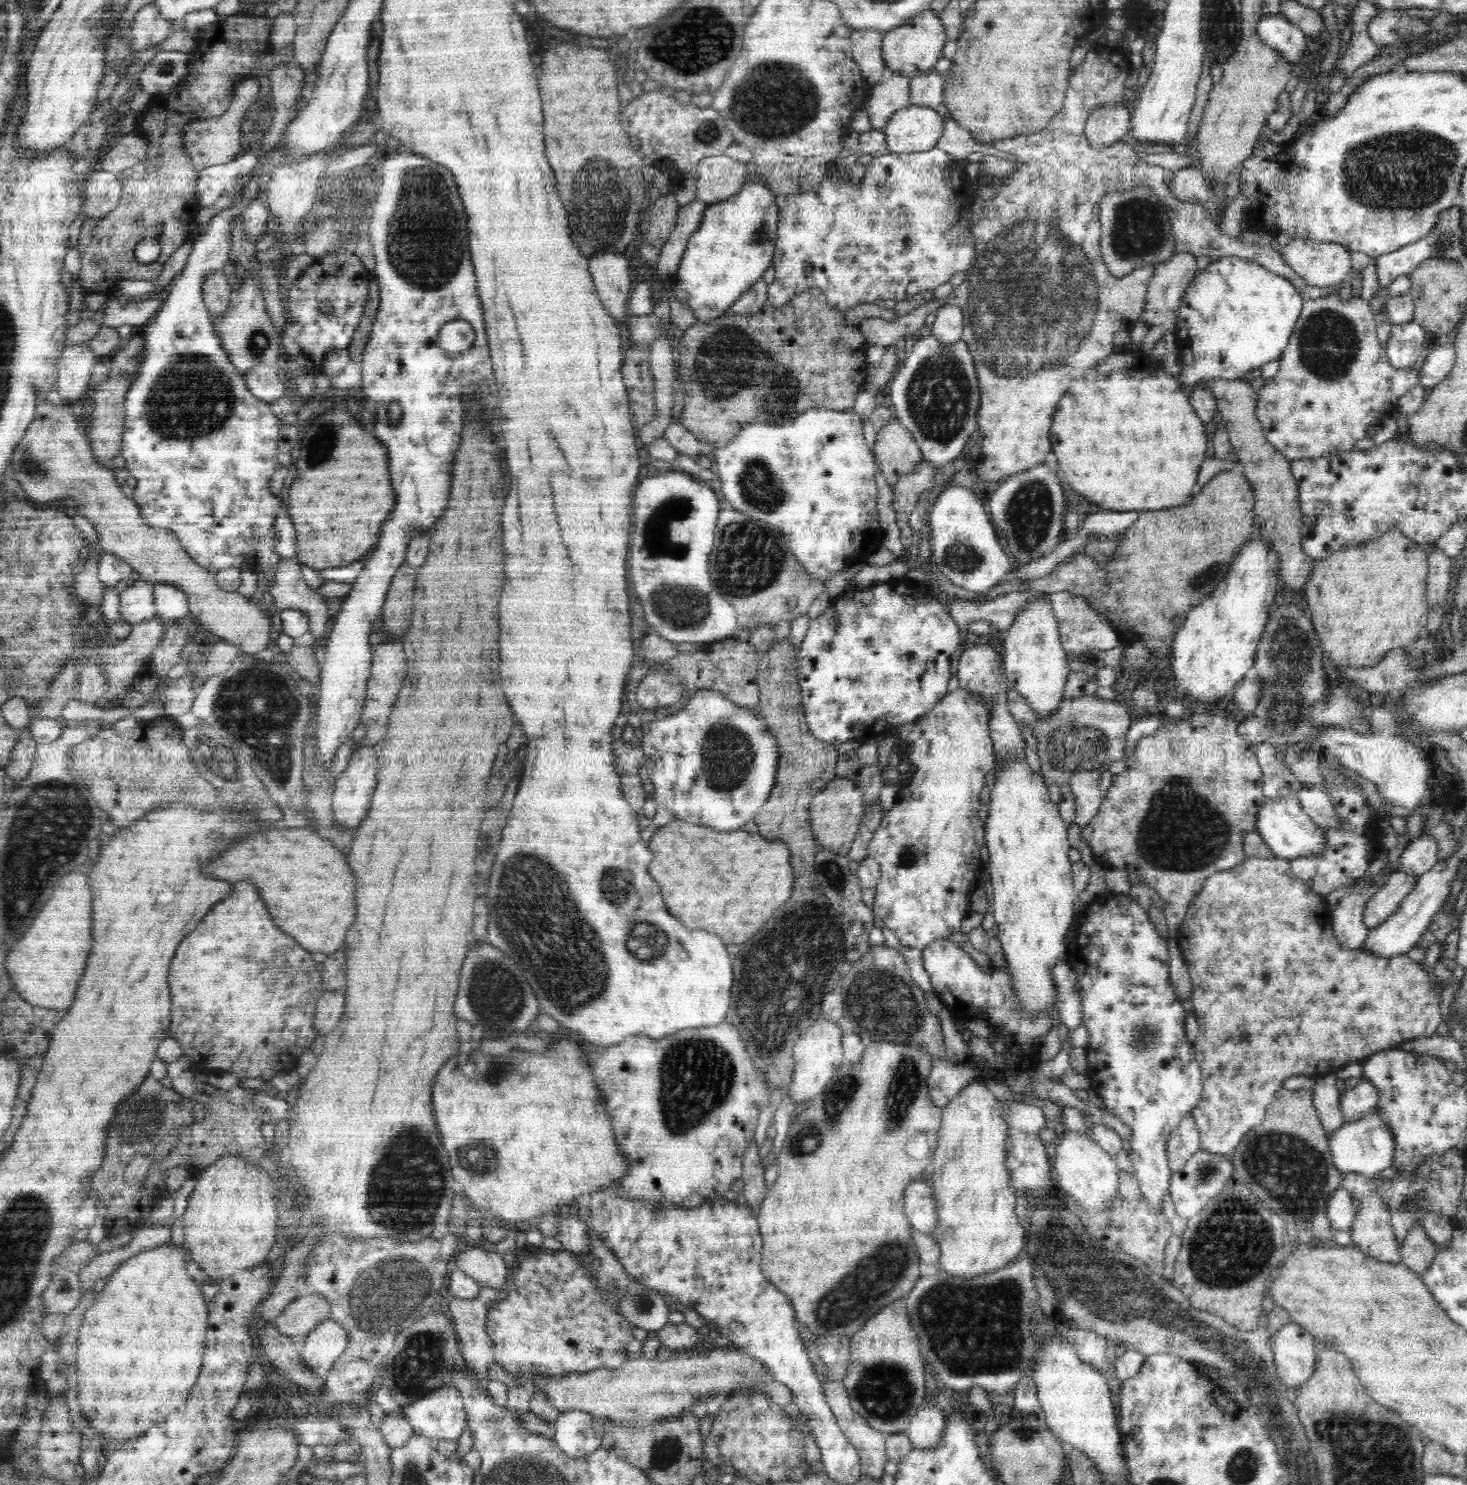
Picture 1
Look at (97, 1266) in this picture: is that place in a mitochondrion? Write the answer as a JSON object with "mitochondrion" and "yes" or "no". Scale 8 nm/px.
{"mitochondrion":"no"}

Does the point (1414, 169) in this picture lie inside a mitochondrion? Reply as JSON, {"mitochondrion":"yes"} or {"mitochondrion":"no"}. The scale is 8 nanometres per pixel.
{"mitochondrion":"yes"}

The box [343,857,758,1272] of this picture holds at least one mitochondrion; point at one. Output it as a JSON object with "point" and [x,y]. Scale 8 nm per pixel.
{"point":[406,1189]}

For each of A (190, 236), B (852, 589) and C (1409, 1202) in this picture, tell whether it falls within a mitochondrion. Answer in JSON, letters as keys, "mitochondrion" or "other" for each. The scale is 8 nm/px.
{"A":"other","B":"other","C":"other"}

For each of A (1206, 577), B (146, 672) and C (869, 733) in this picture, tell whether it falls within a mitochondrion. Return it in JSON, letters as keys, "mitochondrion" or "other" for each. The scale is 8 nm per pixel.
{"A":"mitochondrion","B":"other","C":"other"}

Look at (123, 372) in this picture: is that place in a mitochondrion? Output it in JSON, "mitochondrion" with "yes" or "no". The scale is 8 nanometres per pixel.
{"mitochondrion":"yes"}

